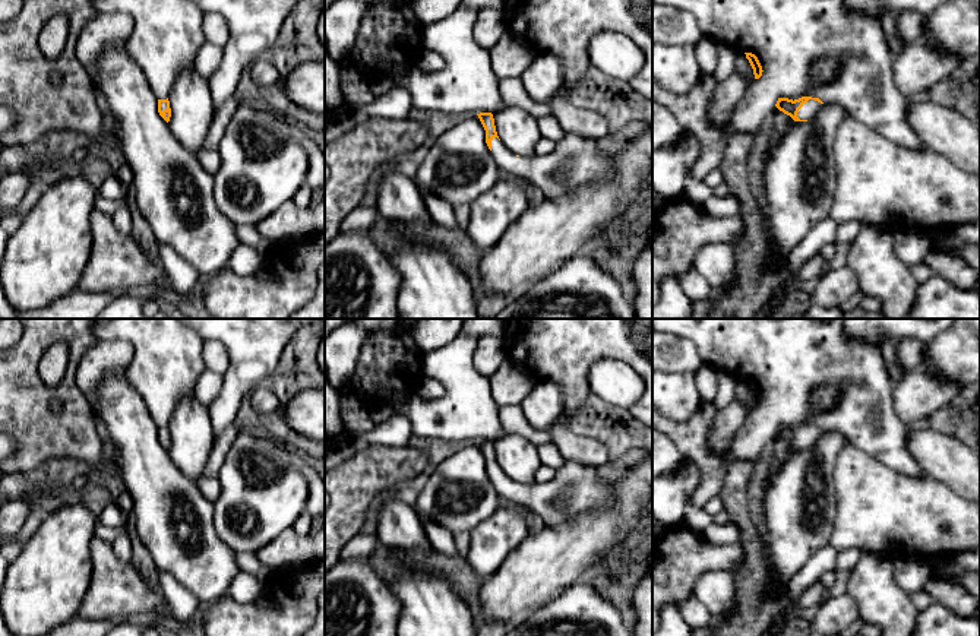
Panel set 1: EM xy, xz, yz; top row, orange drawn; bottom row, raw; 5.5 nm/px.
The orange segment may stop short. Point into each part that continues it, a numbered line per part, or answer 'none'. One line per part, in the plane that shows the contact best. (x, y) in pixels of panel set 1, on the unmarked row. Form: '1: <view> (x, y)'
1: yz (809, 437)

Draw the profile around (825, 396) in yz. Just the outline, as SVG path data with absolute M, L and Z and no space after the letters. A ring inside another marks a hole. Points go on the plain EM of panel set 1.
M821 385L810 399L810 408L813 411L826 411L837 405L840 398L840 389L835 385Z

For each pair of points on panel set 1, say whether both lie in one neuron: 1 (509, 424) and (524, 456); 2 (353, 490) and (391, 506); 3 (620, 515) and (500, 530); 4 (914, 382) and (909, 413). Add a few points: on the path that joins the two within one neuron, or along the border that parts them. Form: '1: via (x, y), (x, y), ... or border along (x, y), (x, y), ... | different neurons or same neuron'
1: border along (505, 433), (518, 433), (536, 446) | different neurons
2: border along (391, 493), (385, 496) | different neurons
3: border along (528, 534), (505, 560) | different neurons
4: via (914, 389), (914, 398), (910, 405) | same neuron

